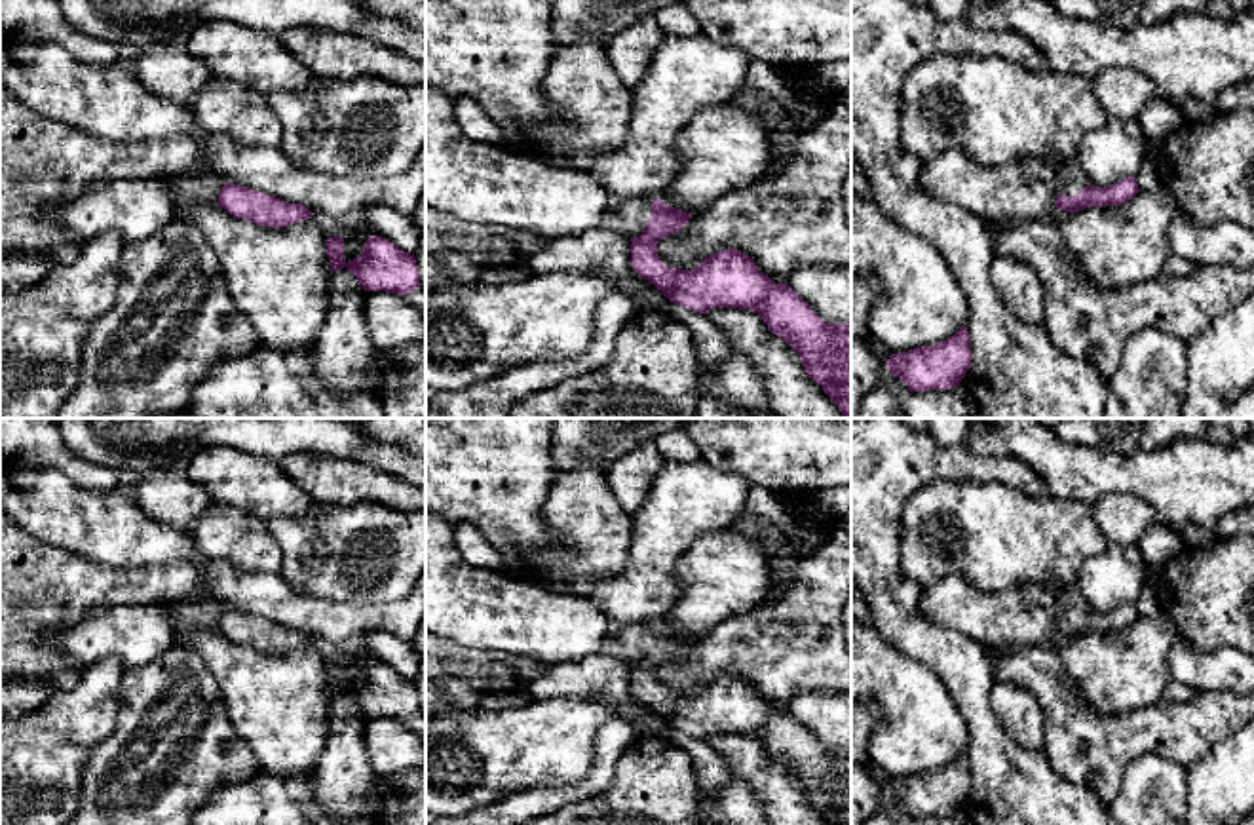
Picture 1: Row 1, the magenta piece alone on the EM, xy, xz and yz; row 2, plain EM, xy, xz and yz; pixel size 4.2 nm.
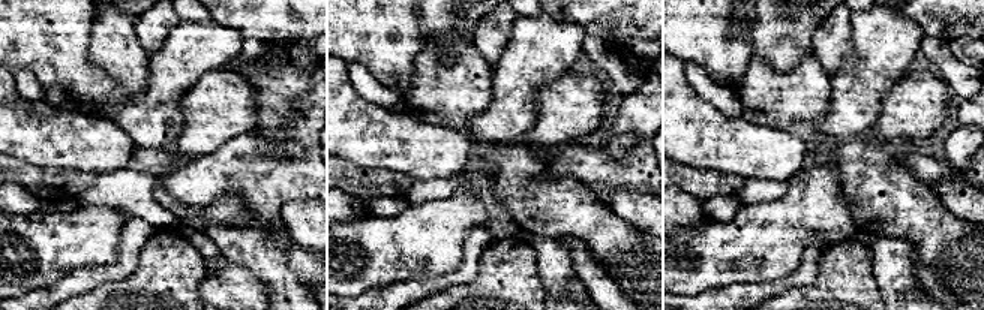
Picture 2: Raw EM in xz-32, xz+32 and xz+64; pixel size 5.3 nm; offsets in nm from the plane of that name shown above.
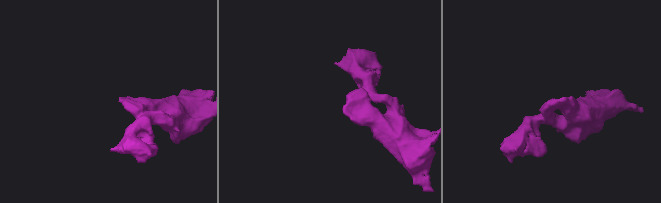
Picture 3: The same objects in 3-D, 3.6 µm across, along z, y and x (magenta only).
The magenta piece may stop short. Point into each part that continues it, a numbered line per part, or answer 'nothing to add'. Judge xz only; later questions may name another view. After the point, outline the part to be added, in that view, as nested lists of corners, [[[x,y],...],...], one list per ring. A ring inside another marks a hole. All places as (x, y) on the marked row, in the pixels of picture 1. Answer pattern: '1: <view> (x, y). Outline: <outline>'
1: xz (629, 217). Outline: [[[648,200],[614,201],[608,207],[604,224],[627,236],[629,240],[635,240],[646,230],[650,213],[652,201]]]

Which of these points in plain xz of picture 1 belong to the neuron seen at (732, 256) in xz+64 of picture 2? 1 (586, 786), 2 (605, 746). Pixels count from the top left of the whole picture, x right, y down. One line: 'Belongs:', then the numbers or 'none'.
Belongs: none

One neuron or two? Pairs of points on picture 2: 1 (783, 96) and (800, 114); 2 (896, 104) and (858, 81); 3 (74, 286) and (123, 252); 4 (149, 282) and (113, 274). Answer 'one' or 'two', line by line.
1: one
2: two
3: one
4: two

